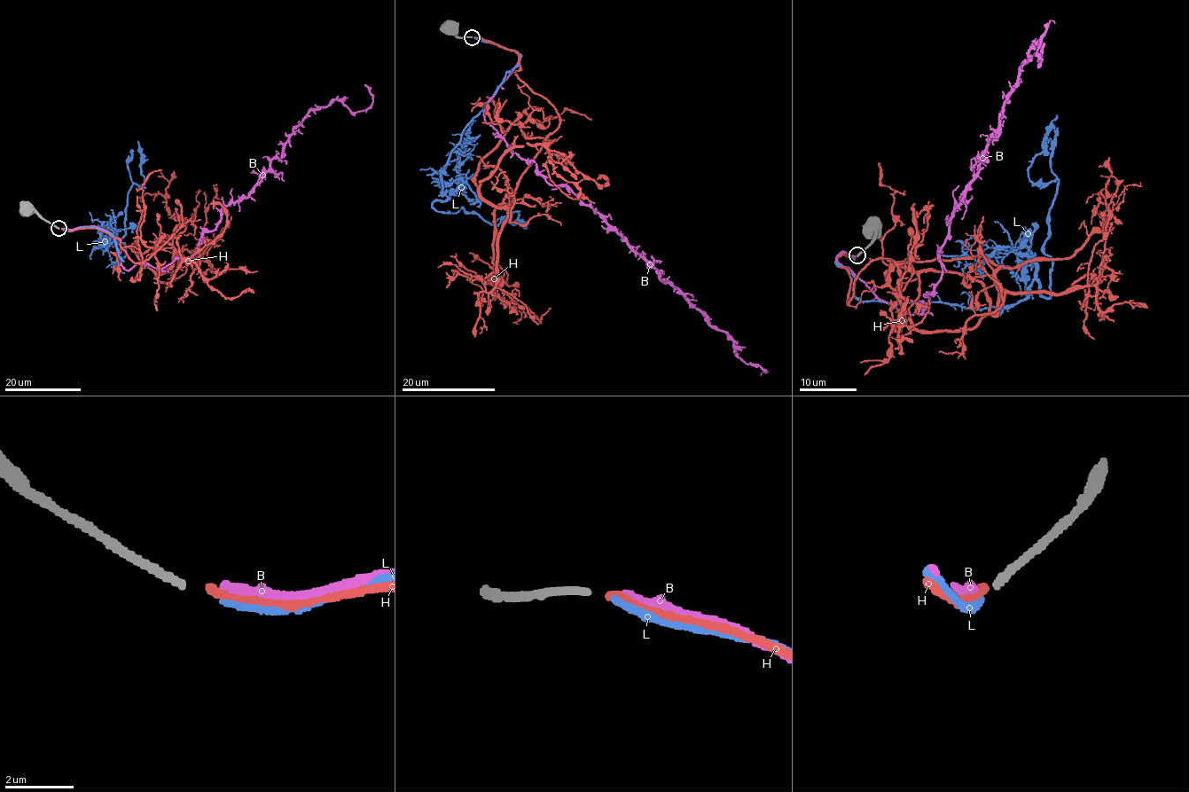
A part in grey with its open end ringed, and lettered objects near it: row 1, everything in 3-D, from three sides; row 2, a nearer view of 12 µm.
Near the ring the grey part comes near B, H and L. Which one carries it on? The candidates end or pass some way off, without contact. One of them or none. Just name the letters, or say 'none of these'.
H

